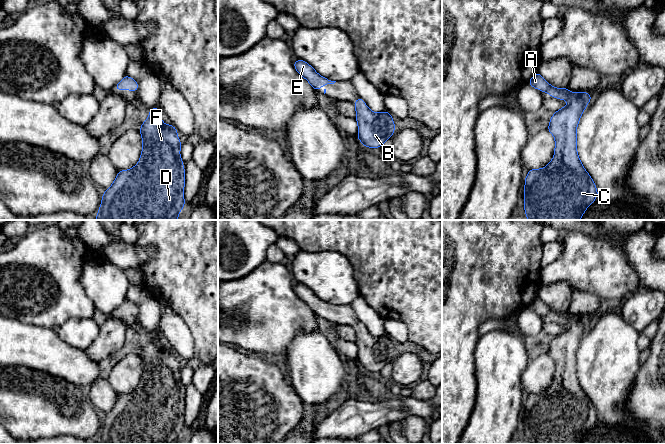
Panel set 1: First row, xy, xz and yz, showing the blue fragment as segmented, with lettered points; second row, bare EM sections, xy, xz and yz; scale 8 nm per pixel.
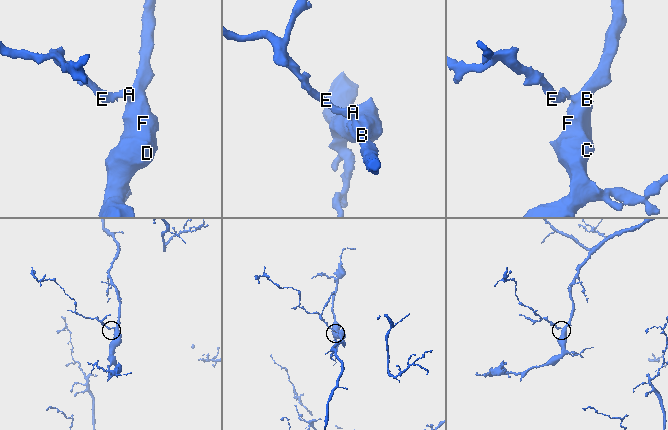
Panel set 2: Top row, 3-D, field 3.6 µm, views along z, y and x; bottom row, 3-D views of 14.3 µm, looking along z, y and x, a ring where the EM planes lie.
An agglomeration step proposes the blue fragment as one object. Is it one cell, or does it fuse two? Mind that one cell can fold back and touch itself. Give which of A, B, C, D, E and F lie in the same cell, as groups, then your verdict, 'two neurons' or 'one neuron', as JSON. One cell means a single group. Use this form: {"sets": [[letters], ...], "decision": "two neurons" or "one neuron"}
{"sets": [["A", "B", "C", "D", "E", "F"]], "decision": "one neuron"}

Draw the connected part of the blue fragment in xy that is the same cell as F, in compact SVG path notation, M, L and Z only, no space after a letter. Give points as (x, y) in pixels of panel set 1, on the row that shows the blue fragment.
M156 107L149 109L149 117L139 132L143 141L140 160L132 169L118 171L113 184L102 195L95 220L177 220L185 206L185 169L177 129L162 122L161 110Z

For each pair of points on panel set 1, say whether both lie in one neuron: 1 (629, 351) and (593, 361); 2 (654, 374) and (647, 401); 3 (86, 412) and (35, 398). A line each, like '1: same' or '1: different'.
1: same
2: same
3: same

